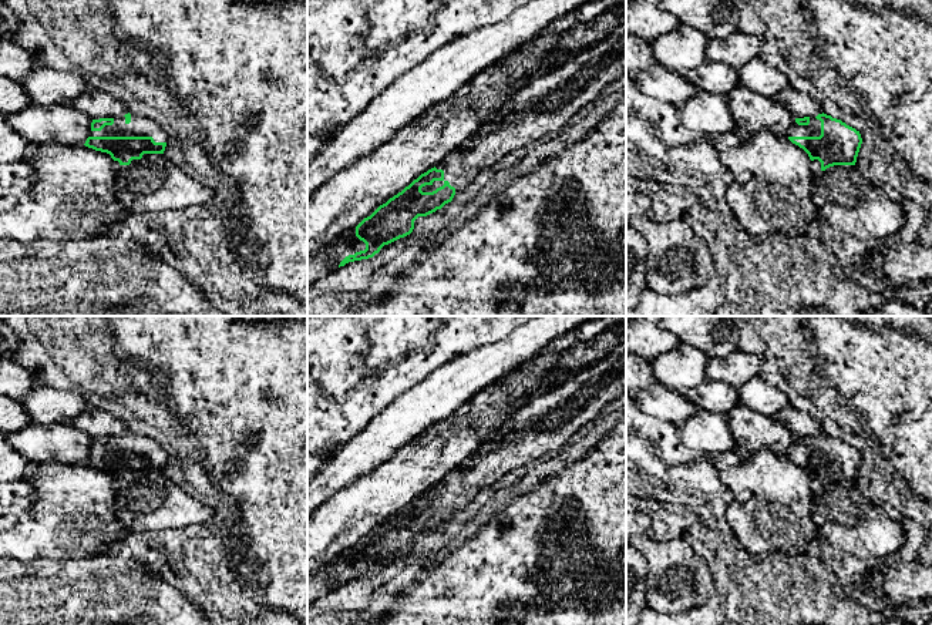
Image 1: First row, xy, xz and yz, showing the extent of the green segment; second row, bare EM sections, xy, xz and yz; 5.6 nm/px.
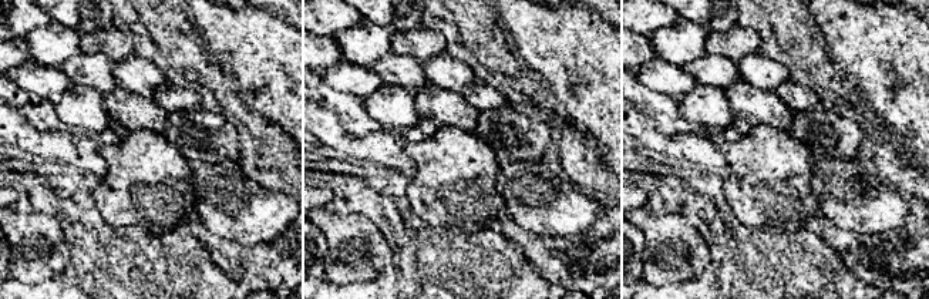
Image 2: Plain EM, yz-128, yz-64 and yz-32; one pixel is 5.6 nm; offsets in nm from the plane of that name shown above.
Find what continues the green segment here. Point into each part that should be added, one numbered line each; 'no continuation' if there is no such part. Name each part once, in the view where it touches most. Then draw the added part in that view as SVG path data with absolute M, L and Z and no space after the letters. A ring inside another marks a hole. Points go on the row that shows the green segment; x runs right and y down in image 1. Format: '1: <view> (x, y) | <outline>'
1: xz (547, 103) | M626 17L600 43L536 75L518 90L498 114L435 165L444 171L444 179L434 181L421 191L433 192L445 181L457 192L462 191L481 169L559 131L582 107L623 74Z

